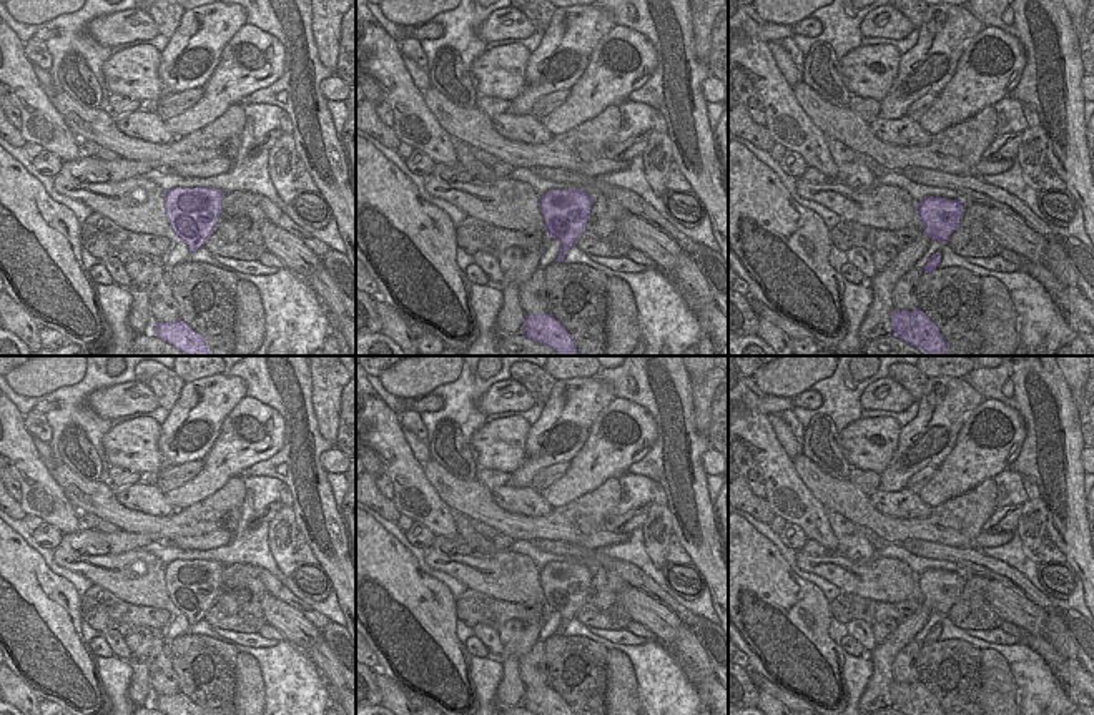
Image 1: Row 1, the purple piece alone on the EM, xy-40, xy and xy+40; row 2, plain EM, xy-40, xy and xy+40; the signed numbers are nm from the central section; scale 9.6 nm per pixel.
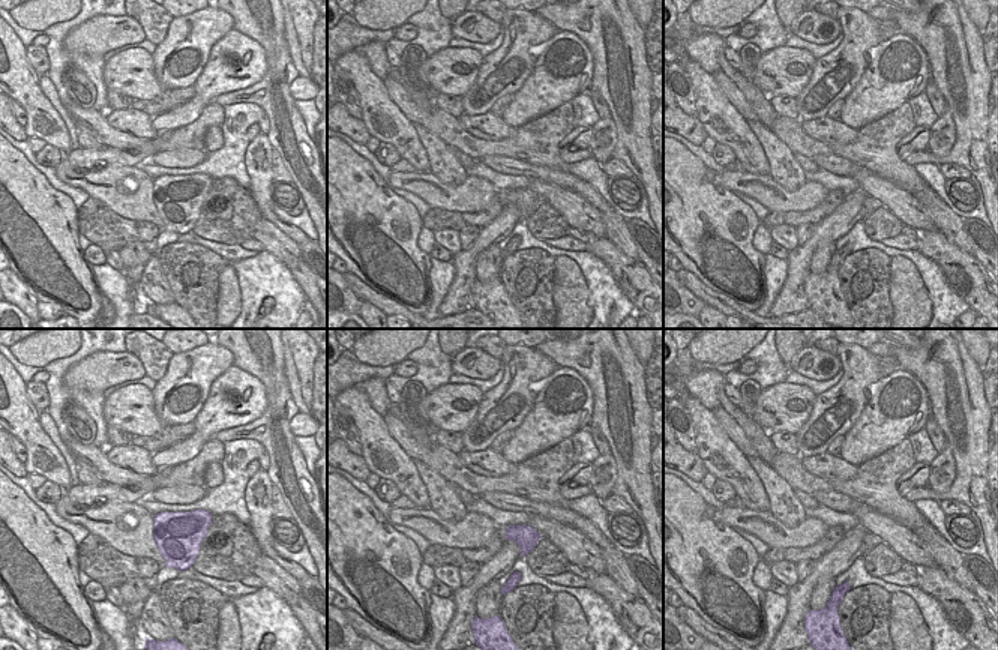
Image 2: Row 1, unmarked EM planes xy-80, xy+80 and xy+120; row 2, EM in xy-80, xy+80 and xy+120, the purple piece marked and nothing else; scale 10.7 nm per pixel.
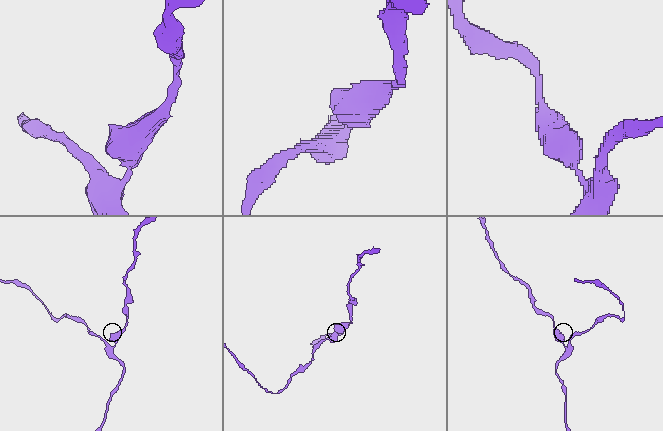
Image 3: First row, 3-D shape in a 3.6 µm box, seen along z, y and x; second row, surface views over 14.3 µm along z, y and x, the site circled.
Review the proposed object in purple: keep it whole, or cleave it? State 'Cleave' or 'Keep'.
Keep

